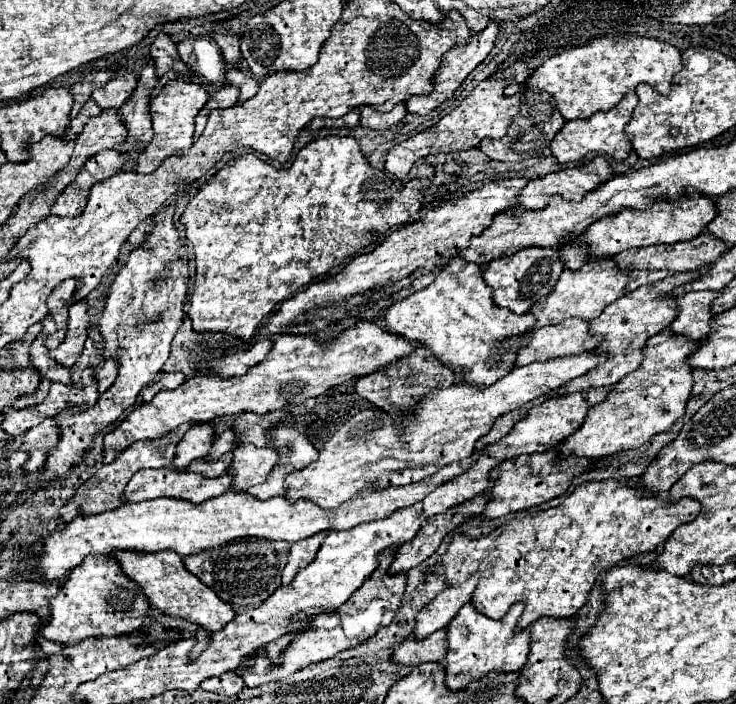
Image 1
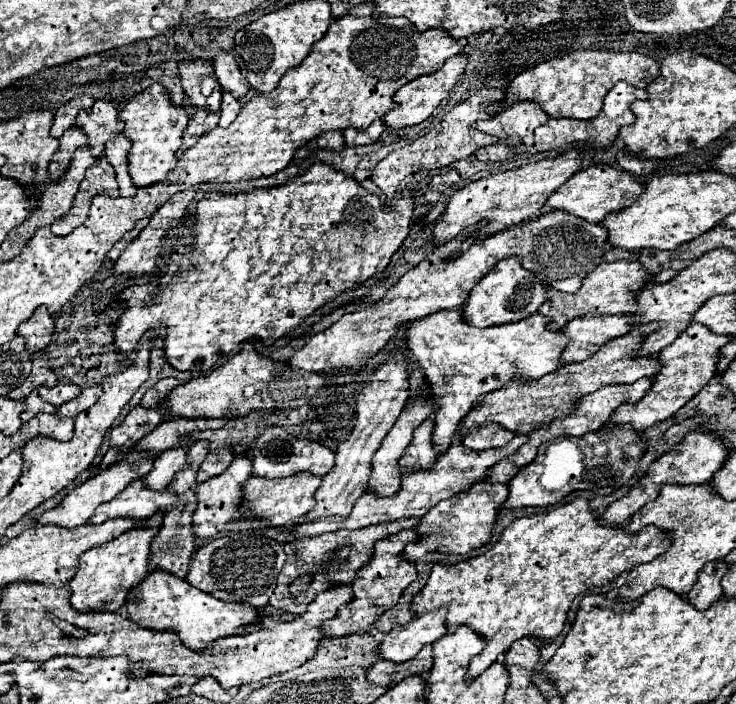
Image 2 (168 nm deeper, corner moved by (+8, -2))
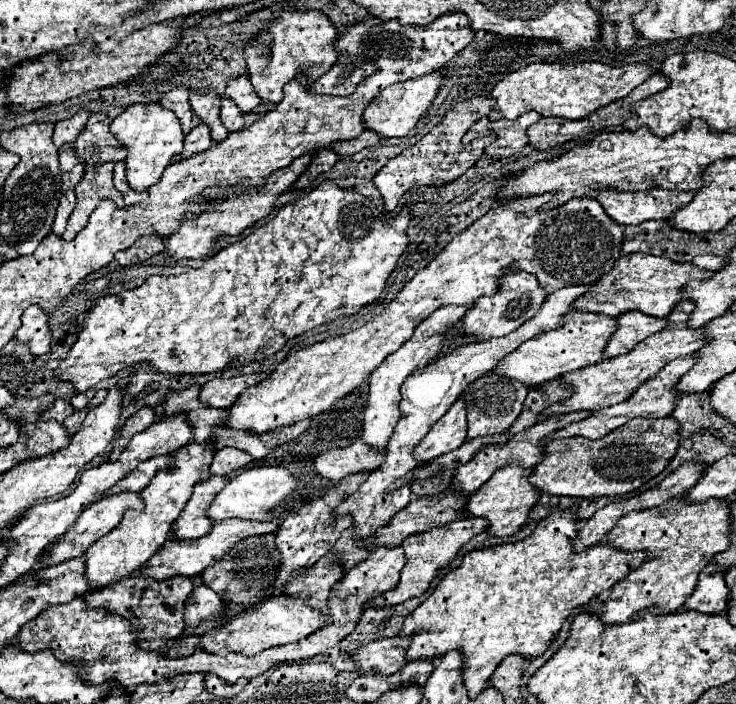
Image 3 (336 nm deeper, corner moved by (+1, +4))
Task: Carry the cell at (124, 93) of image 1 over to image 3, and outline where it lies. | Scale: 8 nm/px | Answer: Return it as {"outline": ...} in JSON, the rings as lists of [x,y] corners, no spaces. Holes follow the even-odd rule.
{"outline":[[[93,114],[87,120],[85,130],[73,142],[73,150],[85,166],[97,166],[101,162],[123,162],[127,150],[109,132],[111,120],[105,114]]]}

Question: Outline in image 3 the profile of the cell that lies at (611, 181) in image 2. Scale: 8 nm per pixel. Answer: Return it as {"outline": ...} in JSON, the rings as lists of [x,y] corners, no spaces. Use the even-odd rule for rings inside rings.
{"outline":[[[651,188],[643,192],[603,190],[597,194],[597,200],[617,224],[637,226],[647,220],[671,218],[679,208],[687,206],[693,196],[693,192]]]}

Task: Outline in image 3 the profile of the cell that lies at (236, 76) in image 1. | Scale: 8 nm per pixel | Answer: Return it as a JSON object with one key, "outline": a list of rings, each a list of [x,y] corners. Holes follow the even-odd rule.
{"outline":[[[229,98],[221,100],[221,122],[227,128],[227,132],[237,132],[243,126],[243,114],[229,102]]]}

